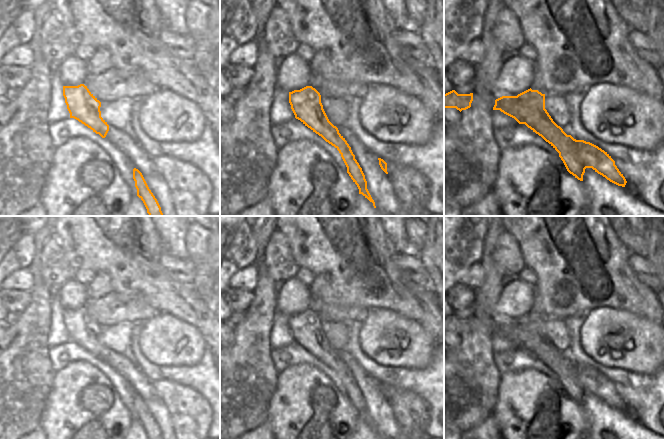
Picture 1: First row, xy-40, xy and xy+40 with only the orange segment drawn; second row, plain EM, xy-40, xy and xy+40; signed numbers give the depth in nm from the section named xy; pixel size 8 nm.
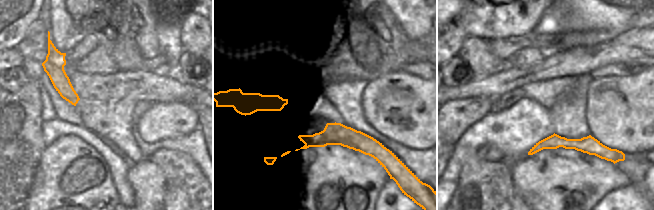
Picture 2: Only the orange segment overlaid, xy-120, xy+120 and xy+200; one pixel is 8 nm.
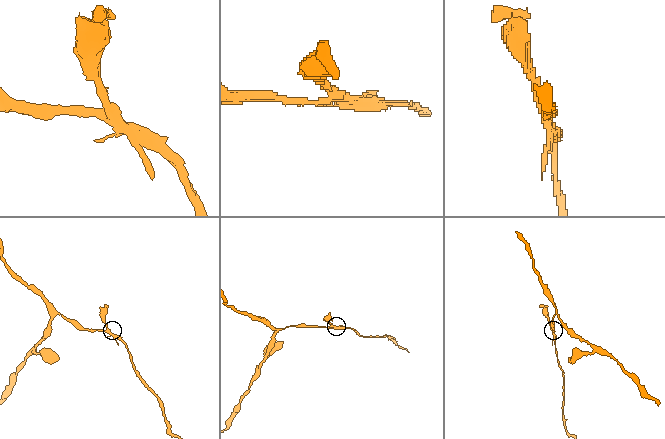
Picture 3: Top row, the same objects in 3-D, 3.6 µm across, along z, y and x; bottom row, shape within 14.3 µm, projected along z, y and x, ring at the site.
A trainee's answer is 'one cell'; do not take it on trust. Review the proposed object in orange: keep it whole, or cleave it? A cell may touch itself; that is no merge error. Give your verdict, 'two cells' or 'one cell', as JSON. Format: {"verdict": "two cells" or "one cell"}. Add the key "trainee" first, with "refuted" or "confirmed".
{"trainee": "refuted", "verdict": "two cells"}

